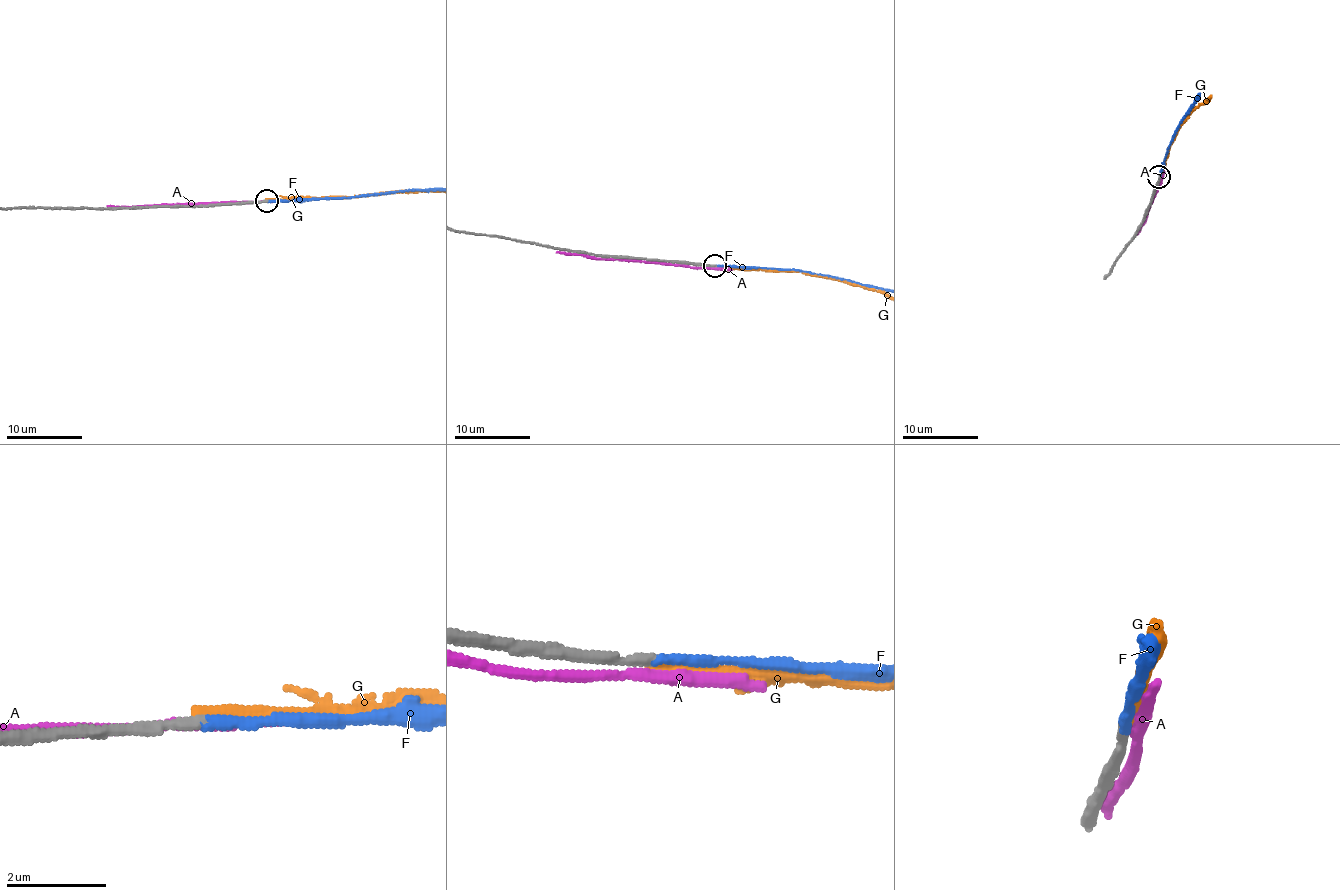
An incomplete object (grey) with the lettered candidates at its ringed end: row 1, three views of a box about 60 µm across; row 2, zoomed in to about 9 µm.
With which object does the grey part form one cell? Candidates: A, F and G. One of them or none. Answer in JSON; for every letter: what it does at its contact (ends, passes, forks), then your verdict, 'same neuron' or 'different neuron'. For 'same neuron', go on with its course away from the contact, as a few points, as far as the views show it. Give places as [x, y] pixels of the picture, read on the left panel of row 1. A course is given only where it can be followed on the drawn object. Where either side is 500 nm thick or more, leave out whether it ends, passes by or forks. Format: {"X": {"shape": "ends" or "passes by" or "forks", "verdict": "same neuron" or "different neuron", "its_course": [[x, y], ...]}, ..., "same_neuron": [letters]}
{"A": {"shape": "passes by", "verdict": "different neuron"}, "F": {"shape": "ends", "verdict": "same neuron"}, "G": {"shape": "ends", "verdict": "different neuron"}, "same_neuron": ["F"]}

